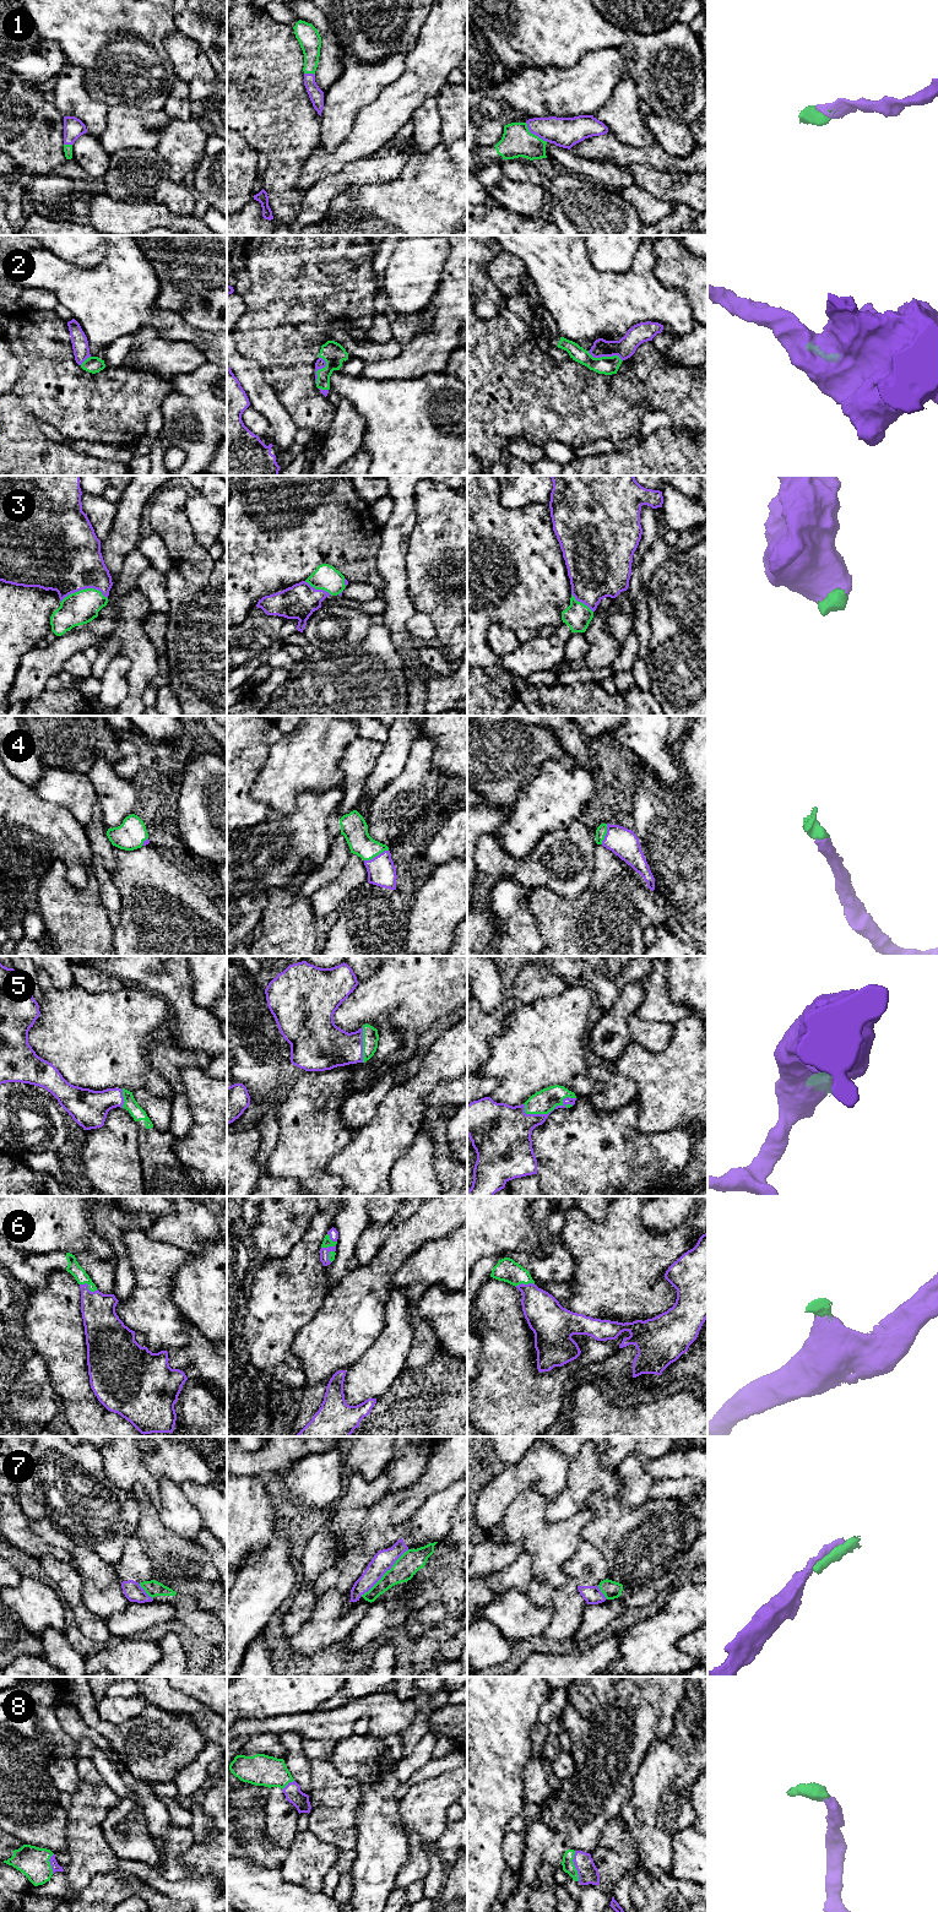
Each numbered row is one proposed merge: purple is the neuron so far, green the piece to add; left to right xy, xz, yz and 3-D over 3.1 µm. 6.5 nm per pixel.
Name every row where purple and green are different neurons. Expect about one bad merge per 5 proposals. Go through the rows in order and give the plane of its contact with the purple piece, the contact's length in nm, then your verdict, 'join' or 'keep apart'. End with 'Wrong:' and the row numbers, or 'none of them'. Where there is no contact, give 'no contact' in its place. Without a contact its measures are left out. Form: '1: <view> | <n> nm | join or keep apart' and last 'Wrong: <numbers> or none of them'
1: yz | 200 nm | join
2: yz | 240 nm | join
3: xy | 320 nm | join
4: xz | 180 nm | join
5: yz | 360 nm | join
6: xy | 130 nm | join
7: xz | 440 nm | keep apart
8: yz | 200 nm | join
Wrong: 7

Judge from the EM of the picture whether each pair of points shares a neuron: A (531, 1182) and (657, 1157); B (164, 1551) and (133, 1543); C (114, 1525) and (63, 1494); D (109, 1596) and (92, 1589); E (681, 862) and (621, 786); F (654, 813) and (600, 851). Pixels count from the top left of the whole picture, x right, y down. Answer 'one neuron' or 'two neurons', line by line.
A: two neurons
B: two neurons
C: one neuron
D: one neuron
E: two neurons
F: two neurons

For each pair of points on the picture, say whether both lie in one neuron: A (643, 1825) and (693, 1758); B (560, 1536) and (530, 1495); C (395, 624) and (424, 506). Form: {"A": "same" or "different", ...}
{"A": "same", "B": "same", "C": "different"}

